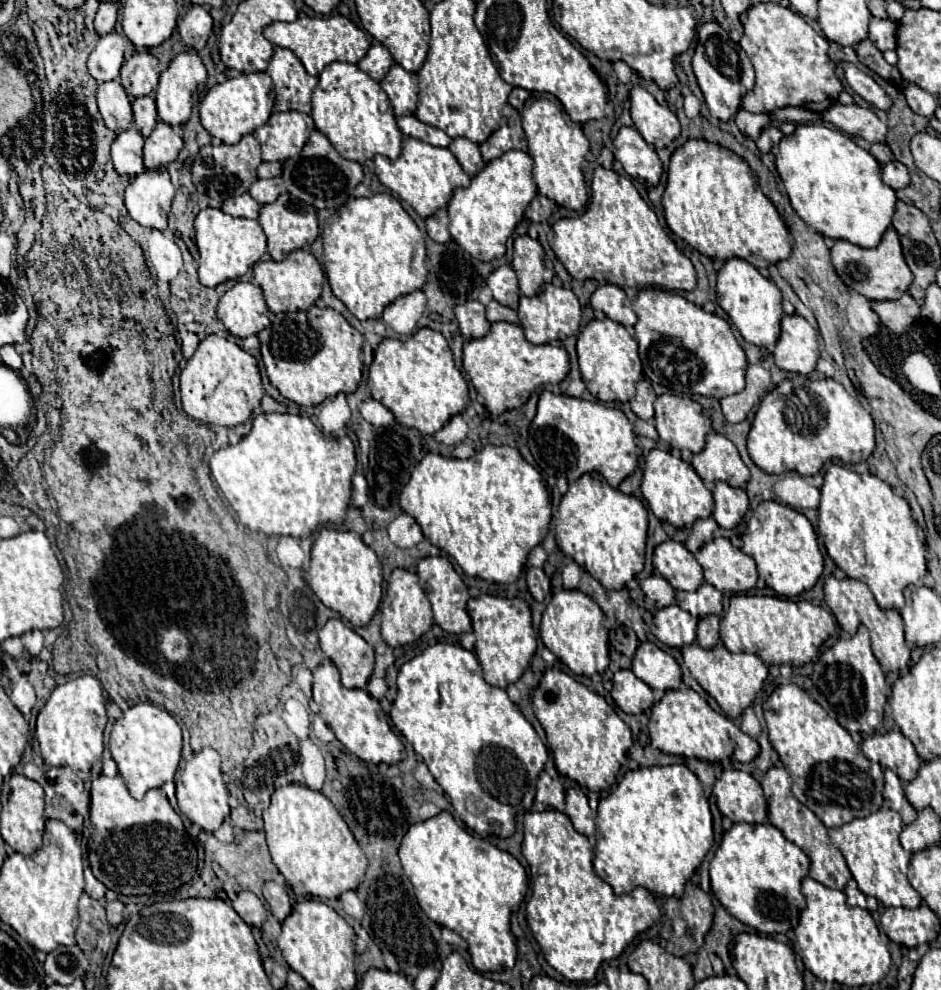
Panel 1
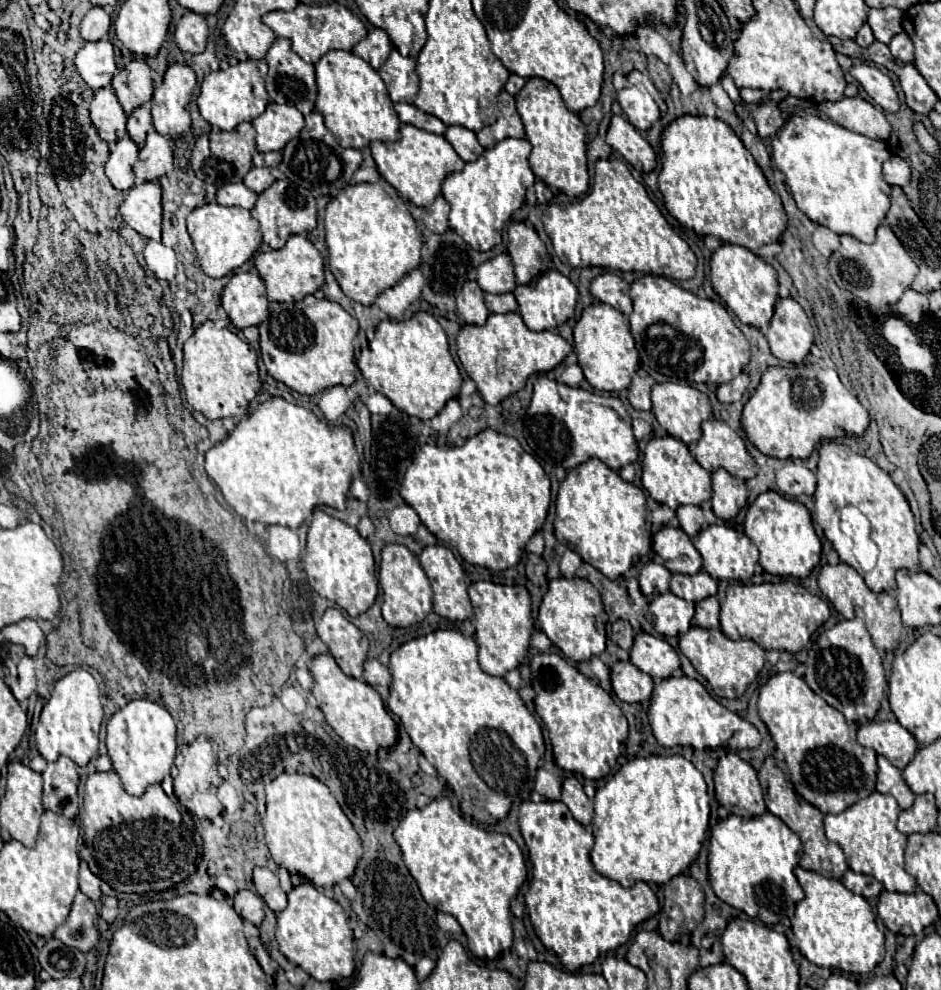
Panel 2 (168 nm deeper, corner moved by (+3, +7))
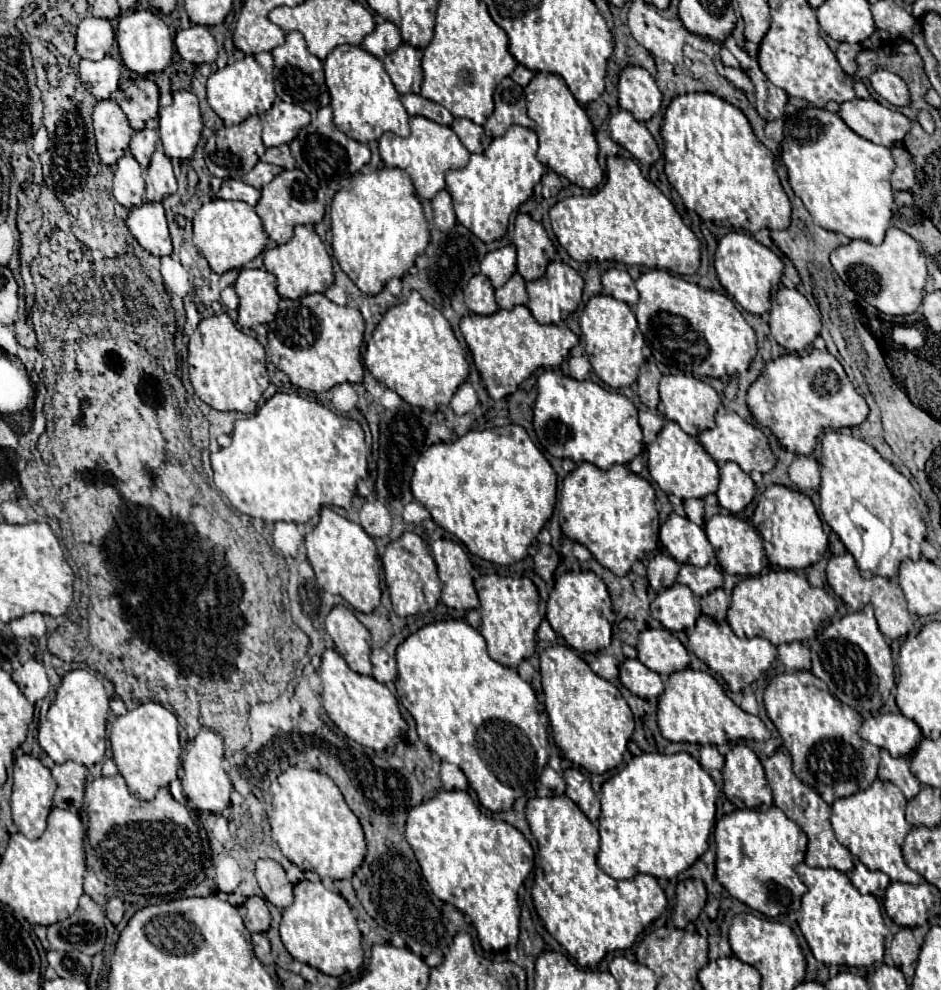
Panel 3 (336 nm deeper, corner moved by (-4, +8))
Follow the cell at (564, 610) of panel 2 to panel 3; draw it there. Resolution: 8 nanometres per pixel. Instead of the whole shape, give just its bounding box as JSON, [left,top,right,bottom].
[546,571,612,651]

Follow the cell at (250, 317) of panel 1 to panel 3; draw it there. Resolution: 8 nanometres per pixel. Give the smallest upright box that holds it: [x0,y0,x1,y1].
[236,269,278,329]

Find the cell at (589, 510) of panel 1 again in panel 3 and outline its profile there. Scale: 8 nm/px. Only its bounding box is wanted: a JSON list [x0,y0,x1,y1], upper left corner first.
[560,463,658,575]

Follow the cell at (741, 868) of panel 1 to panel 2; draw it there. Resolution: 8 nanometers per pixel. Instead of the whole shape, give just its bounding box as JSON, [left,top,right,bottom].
[709,812,805,926]

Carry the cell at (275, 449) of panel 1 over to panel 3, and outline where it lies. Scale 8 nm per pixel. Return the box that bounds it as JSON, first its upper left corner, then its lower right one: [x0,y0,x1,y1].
[210,393,370,523]

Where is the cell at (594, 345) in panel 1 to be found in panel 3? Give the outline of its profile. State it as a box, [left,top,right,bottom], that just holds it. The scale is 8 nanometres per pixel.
[580,295,644,387]

